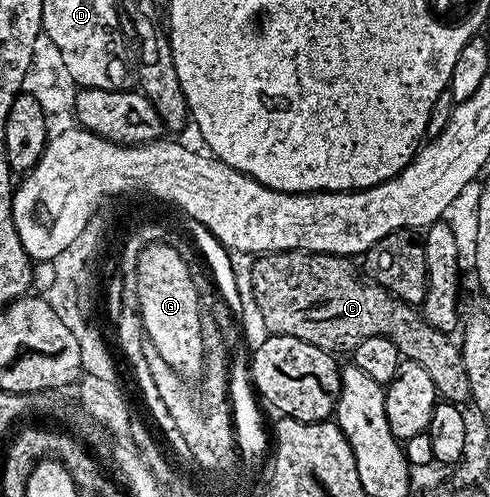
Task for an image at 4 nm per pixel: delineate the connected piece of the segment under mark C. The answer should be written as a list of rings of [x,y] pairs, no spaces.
[[[303,251],[269,252],[258,256],[253,267],[253,287],[257,305],[269,333],[297,336],[328,351],[343,345],[347,351],[351,351],[368,337],[386,336],[396,345],[404,360],[423,365],[442,400],[458,405],[466,404],[470,400],[466,365],[463,363],[460,346],[454,340],[451,341],[452,336],[448,332],[435,329],[421,318],[420,312],[414,306],[401,302],[385,287],[371,281],[359,281],[351,263],[352,260],[343,255]]]

